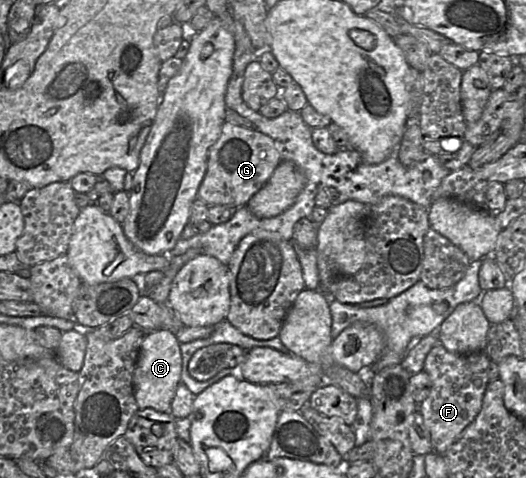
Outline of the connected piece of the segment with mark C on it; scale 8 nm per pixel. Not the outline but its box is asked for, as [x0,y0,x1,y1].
[133,328,182,413]

